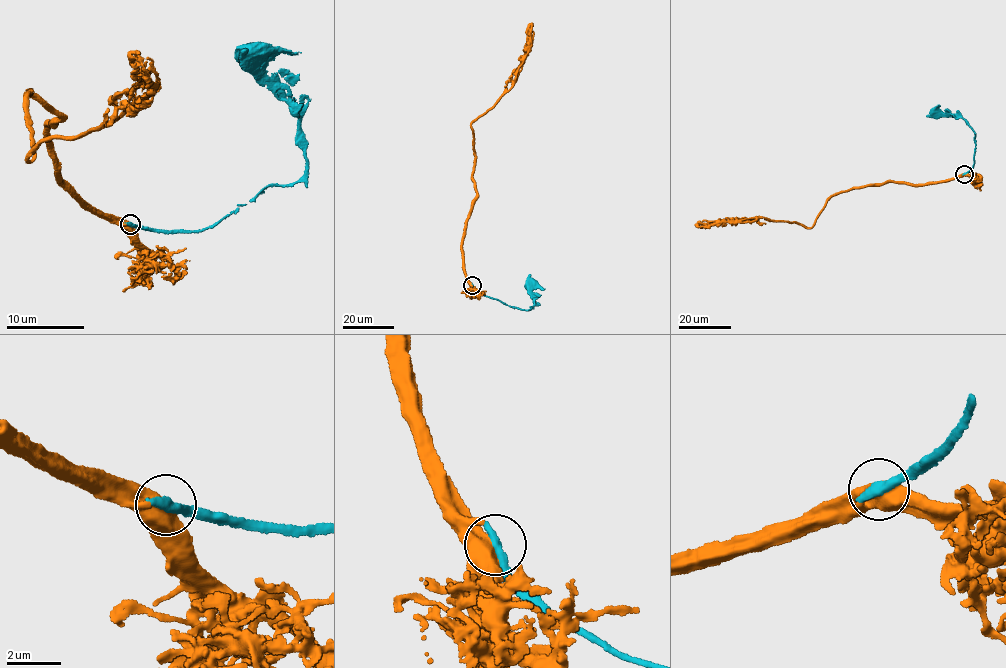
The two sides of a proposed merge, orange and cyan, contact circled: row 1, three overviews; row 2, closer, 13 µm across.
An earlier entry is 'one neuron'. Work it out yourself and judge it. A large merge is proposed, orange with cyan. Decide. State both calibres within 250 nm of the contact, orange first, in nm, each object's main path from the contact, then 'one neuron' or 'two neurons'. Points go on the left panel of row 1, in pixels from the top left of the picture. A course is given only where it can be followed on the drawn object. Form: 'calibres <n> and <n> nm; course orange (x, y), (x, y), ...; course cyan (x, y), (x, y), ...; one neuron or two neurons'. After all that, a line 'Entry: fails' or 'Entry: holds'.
calibres 600 and 440 nm; course orange (130, 224), (54, 170), (43, 124), (61, 119), (27, 88), (28, 161), (145, 103), (156, 90), (138, 56); course cyan (130, 224), (187, 233), (215, 226), (265, 187), (294, 184), (302, 177), (307, 164), (299, 120), (255, 57); one neuron
Entry: holds

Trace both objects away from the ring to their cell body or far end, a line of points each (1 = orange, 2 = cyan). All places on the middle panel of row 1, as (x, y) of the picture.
1: (472, 285), (464, 268), (462, 238), (476, 195), (471, 124), (491, 109), (516, 79), (529, 47), (531, 23)
2: (472, 285), (487, 296), (527, 310), (534, 305), (531, 283)

